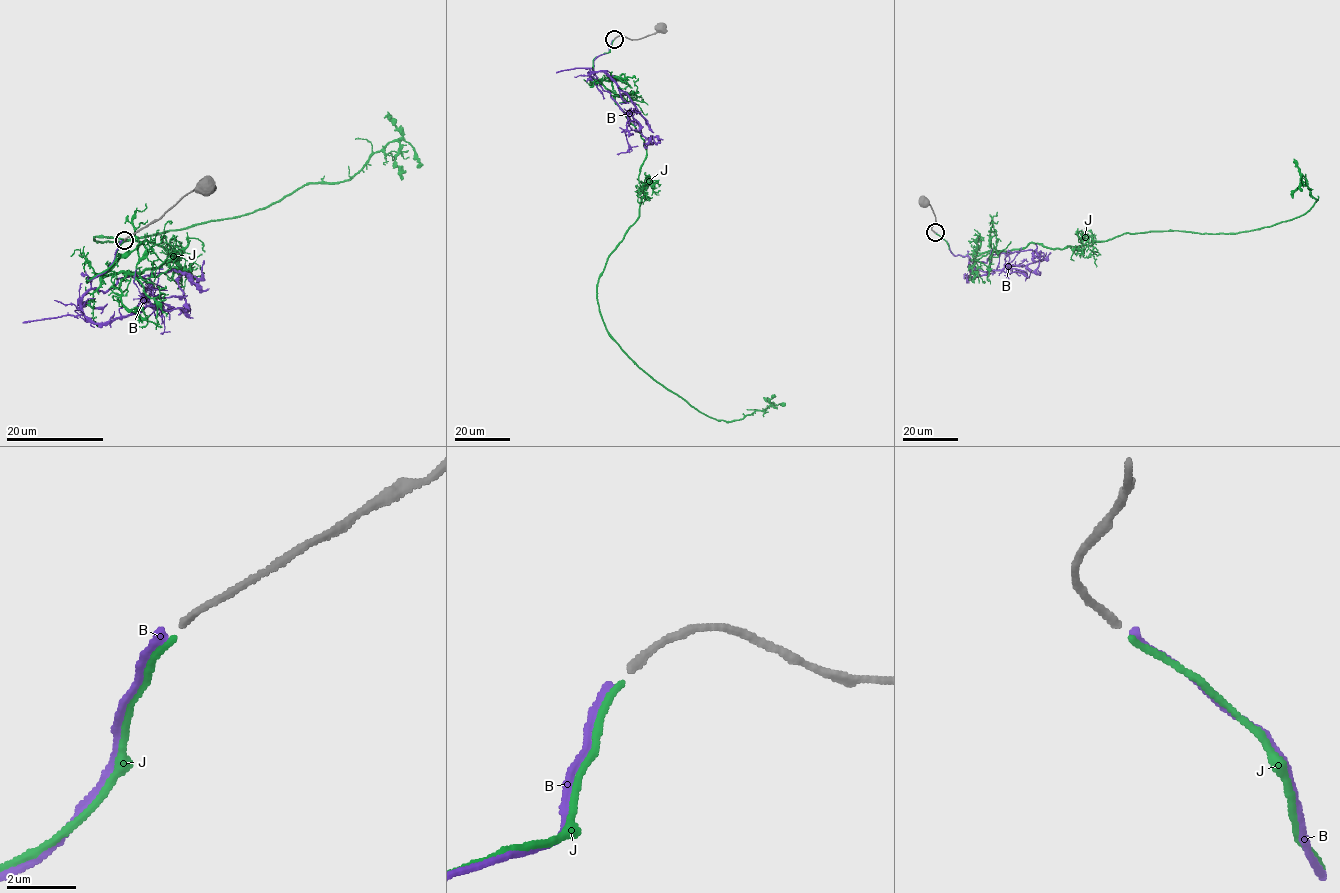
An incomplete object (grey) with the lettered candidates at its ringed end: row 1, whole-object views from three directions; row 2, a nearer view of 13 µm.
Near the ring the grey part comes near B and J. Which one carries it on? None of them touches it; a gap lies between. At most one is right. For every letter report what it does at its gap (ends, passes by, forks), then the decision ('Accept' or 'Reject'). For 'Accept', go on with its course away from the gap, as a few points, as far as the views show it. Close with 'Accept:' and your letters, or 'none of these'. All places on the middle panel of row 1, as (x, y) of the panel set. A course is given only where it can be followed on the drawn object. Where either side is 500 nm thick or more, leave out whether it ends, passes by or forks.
B: It ends there. Reject
J: It ends there. Reject
Accept: none of these

